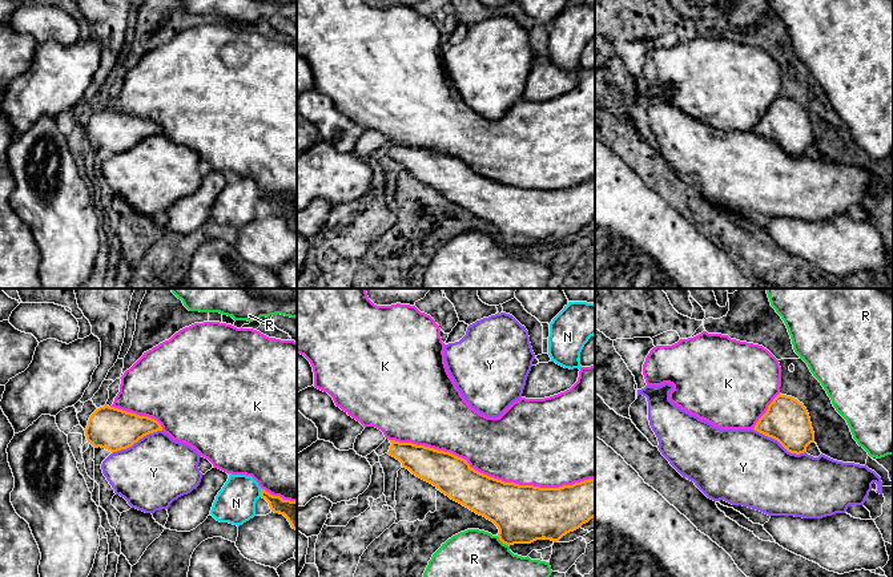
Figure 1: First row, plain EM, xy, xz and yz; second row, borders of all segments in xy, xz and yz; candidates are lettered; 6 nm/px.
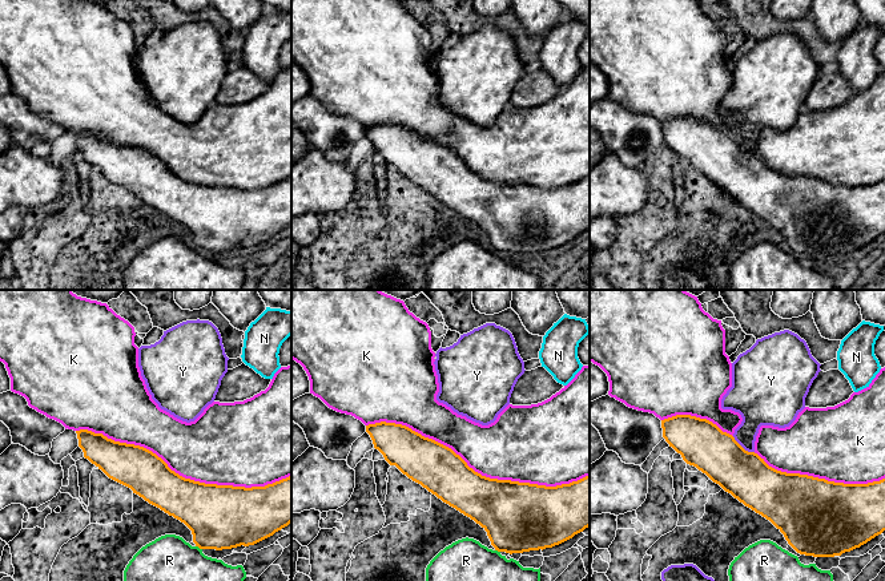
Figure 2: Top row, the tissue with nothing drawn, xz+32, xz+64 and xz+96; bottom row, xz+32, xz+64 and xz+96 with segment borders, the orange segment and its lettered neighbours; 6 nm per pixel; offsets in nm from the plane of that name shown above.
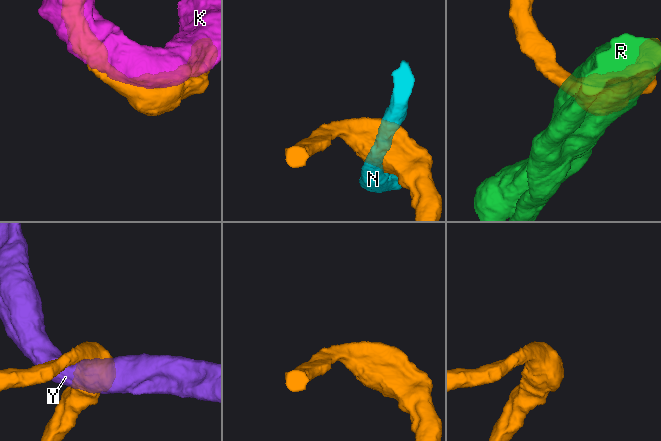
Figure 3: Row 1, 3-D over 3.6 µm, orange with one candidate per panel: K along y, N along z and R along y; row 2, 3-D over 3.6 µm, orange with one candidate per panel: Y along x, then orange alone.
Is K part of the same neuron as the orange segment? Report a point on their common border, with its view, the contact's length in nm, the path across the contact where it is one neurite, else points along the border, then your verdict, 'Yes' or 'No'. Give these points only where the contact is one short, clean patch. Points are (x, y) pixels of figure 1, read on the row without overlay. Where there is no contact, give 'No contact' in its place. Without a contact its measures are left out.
Touches orange at xz (493, 180). Shared border 1250 nm. Yes

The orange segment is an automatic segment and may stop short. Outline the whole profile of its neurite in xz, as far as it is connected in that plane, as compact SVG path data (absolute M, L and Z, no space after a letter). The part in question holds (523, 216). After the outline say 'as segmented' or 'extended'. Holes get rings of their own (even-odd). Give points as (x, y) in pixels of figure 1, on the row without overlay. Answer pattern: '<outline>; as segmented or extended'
M297 0L297 56L303 57L310 64L314 74L314 89L323 94L327 94L333 100L337 109L339 109L349 118L359 124L365 130L375 129L381 132L385 140L389 141L391 145L387 156L395 160L397 162L399 162L403 170L409 172L417 179L433 186L437 191L439 191L442 195L448 198L451 202L462 206L463 209L468 210L476 217L483 218L487 222L492 223L499 231L498 239L503 246L508 249L514 246L531 246L536 242L543 242L543 241L556 245L567 235L582 230L583 226L594 221L595 219L595 68L582 69L579 73L578 84L564 94L544 101L520 100L519 102L514 104L499 120L487 120L479 116L478 113L475 113L474 110L471 110L470 106L464 102L464 100L462 98L460 93L456 90L452 80L447 73L443 55L445 55L445 45L442 44L441 40L439 28L430 17L421 15L415 8L401 7L401 5L391 8L377 8L369 0Z; extended

